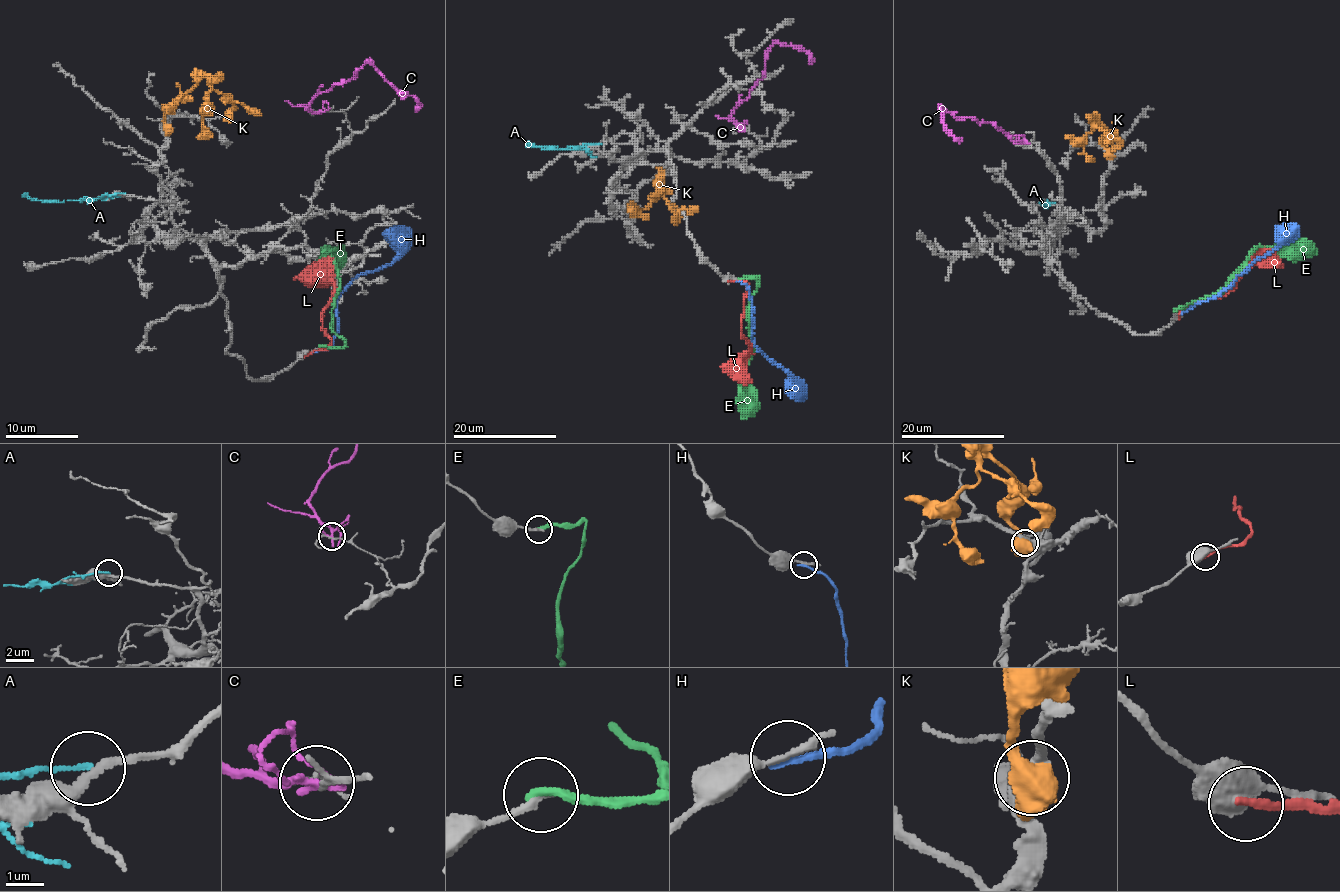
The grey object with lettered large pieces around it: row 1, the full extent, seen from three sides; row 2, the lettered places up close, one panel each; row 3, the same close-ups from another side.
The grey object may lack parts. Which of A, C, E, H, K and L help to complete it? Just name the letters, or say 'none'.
none

